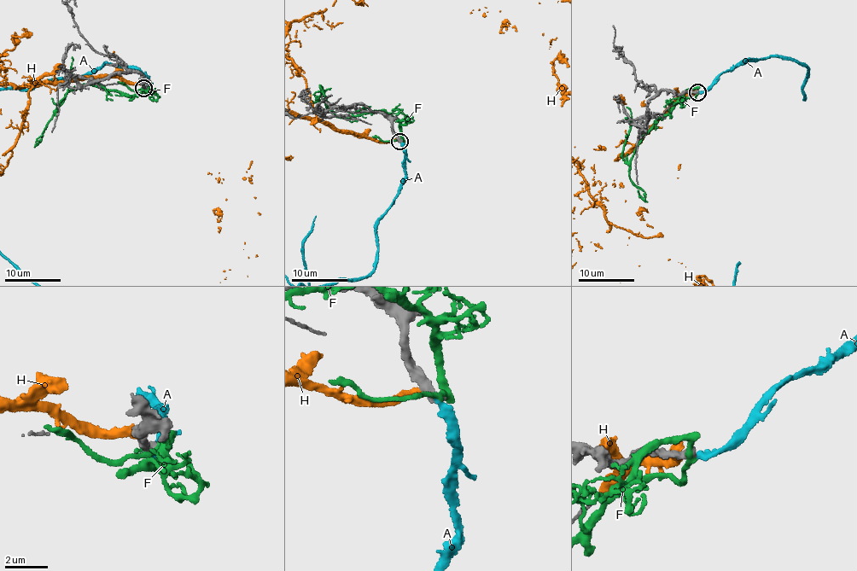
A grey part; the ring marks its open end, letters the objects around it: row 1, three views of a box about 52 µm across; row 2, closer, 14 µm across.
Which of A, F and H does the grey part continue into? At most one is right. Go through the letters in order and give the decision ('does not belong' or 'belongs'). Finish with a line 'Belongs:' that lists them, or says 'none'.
A: belongs
F: does not belong
H: does not belong
Belongs: A

